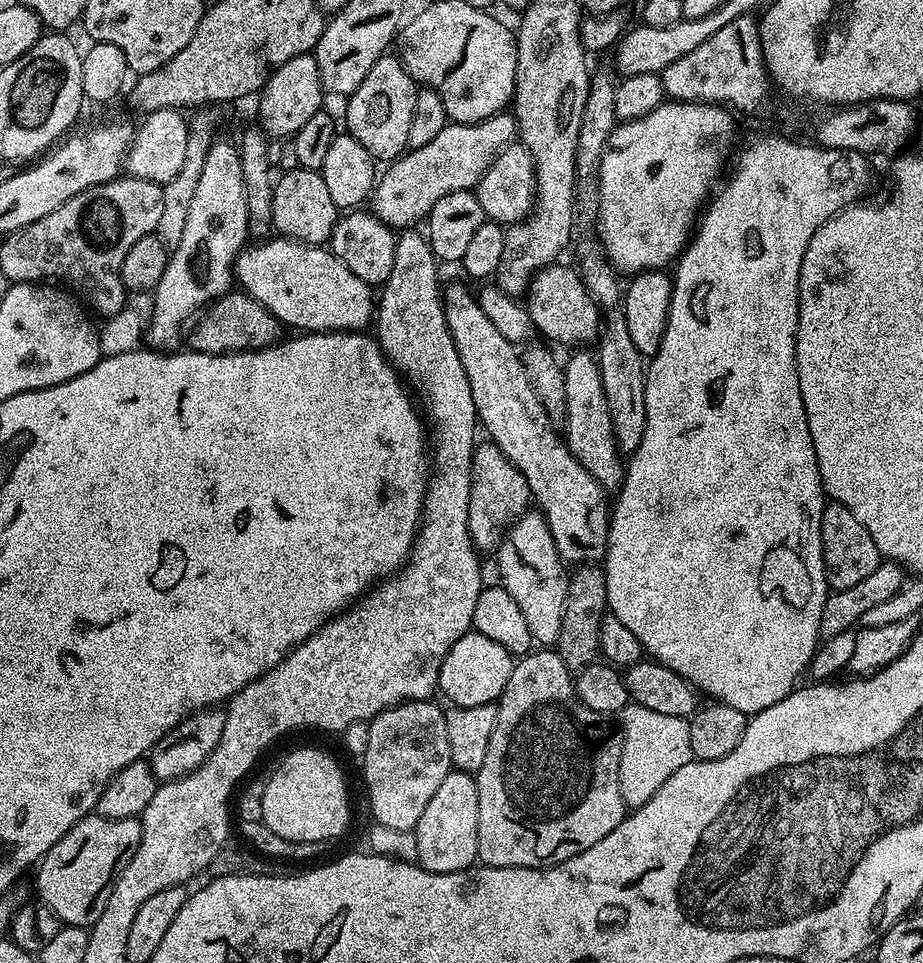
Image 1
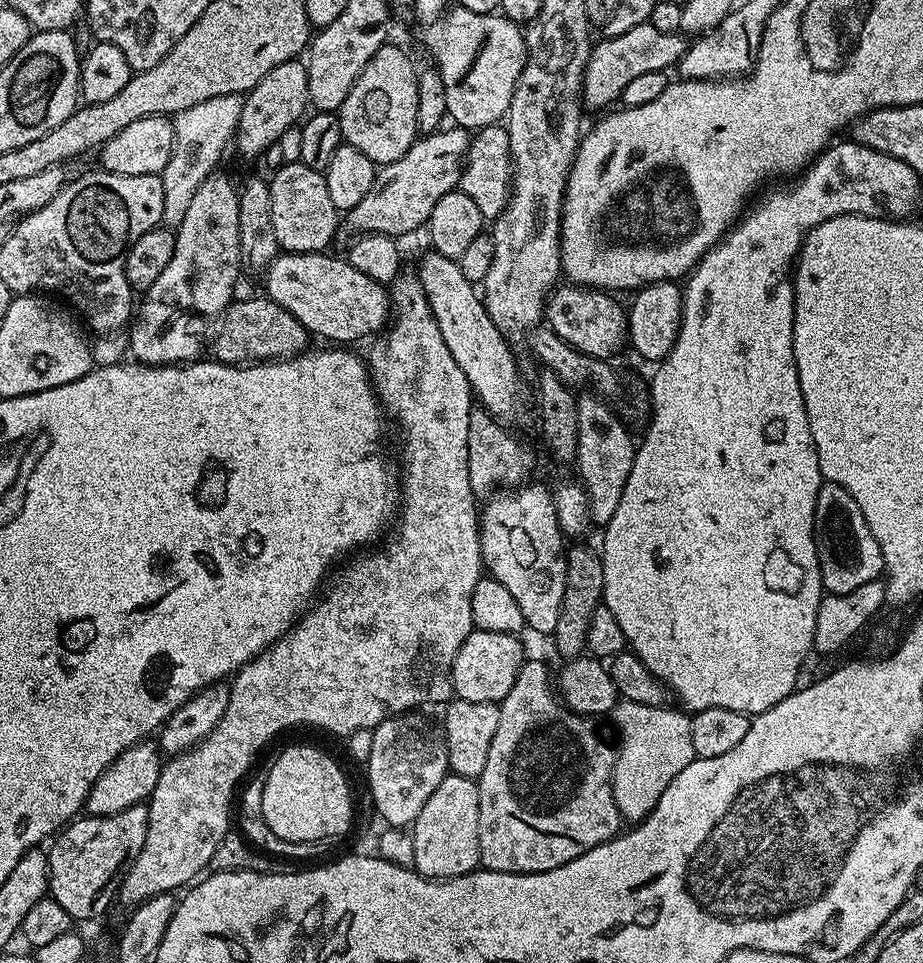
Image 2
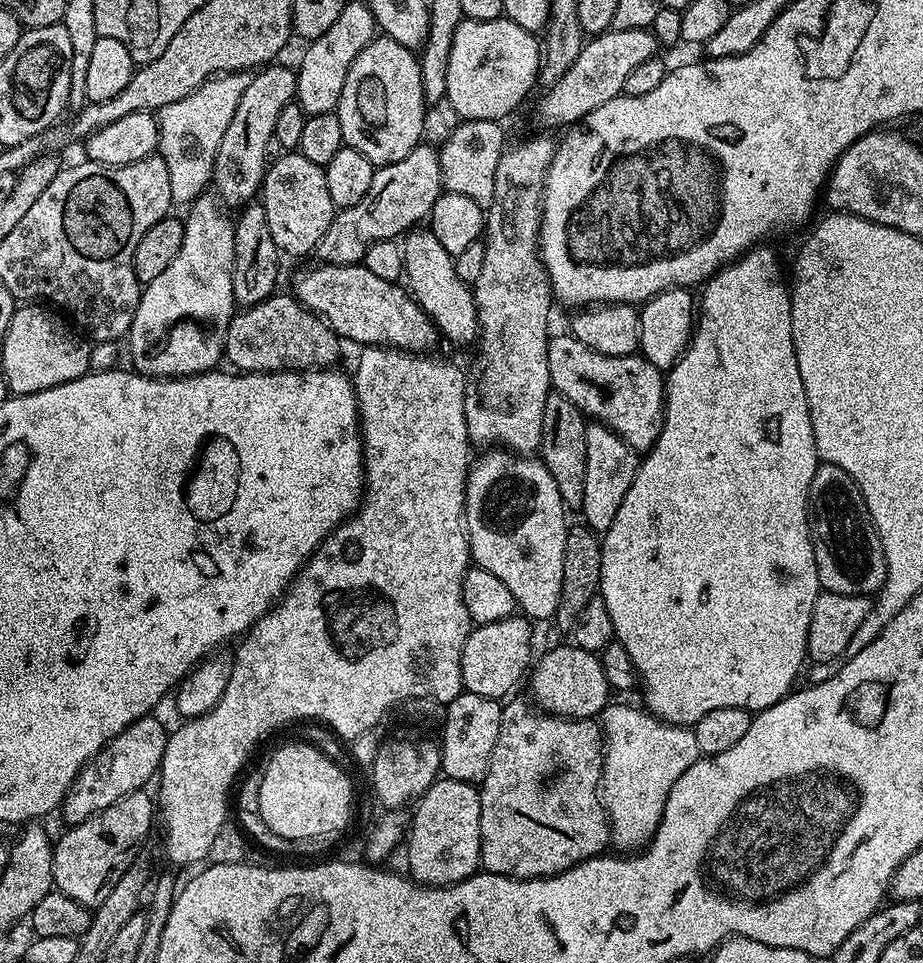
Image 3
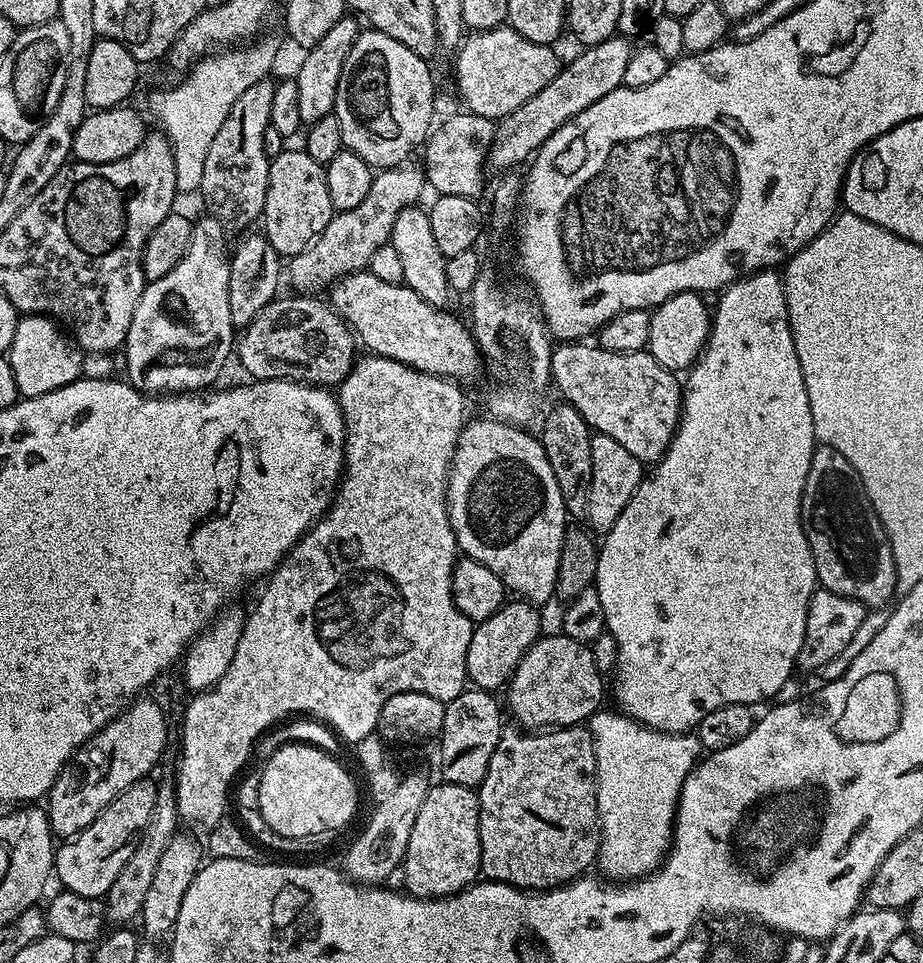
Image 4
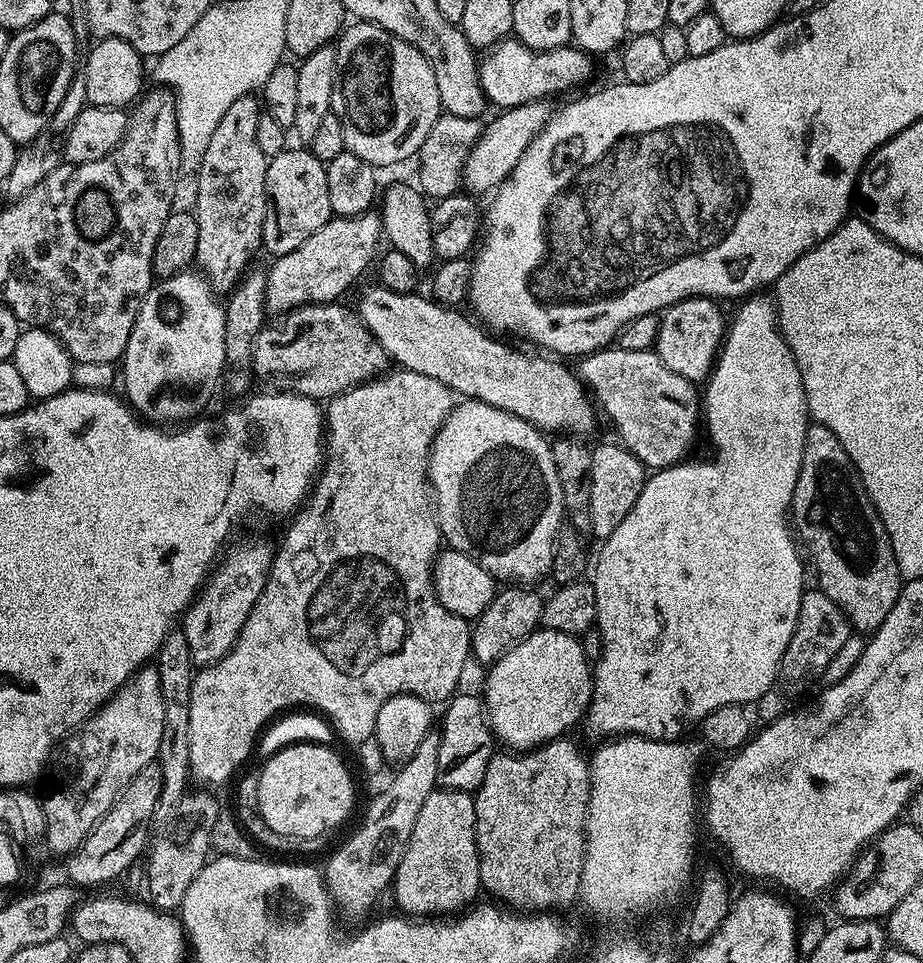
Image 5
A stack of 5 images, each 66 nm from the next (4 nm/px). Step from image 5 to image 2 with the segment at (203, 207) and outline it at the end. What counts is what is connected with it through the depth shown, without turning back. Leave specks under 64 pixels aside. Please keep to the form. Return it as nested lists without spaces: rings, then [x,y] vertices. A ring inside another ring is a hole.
[[[299,59],[287,60],[282,62],[282,66],[274,66],[274,70],[270,70],[270,74],[266,74],[266,78],[262,78],[262,82],[258,82],[258,86],[254,86],[244,96],[242,114],[234,137],[234,148],[236,144],[237,150],[244,156],[262,155],[271,144],[273,147],[280,141],[282,134],[286,134],[286,130],[297,127],[301,123],[302,117],[305,115],[304,107],[307,109],[309,104],[307,67]]]

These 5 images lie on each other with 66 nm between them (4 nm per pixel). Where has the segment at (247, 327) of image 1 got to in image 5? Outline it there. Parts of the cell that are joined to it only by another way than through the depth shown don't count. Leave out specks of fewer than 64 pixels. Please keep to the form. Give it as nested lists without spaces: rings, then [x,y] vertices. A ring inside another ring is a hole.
[[[340,302],[304,304],[300,308],[291,308],[289,312],[277,315],[273,324],[272,321],[265,323],[252,343],[251,375],[255,379],[257,376],[258,379],[265,380],[268,383],[265,385],[273,389],[296,392],[299,396],[308,396],[317,402],[327,402],[366,380],[375,380],[389,367],[390,358],[370,334],[367,326],[360,321],[359,315],[342,305]]]

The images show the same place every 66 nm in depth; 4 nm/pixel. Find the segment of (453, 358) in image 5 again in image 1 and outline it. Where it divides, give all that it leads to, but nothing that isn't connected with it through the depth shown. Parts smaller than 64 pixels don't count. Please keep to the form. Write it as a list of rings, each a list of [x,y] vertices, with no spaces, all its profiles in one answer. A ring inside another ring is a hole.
[[[268,238],[263,242],[256,242],[256,244],[251,248],[251,246],[245,247],[241,251],[240,255],[236,258],[236,266],[234,269],[234,280],[237,285],[243,291],[247,292],[249,296],[256,299],[259,304],[266,306],[266,310],[271,316],[279,320],[281,325],[287,326],[288,324],[292,330],[299,330],[301,333],[305,332],[355,332],[357,330],[364,330],[367,326],[369,327],[370,321],[374,316],[374,292],[369,284],[362,282],[362,278],[358,278],[358,274],[352,273],[348,267],[341,262],[338,257],[336,257],[333,252],[331,252],[327,247],[317,246],[314,244],[303,244],[297,240],[286,240],[283,238]]]

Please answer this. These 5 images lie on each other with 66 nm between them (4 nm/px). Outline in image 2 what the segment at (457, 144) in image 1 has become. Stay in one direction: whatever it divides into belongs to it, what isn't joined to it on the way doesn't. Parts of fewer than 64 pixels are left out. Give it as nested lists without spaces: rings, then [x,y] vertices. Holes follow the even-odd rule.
[[[444,126],[439,132],[421,135],[410,146],[410,150],[406,150],[406,154],[402,154],[402,158],[383,165],[377,171],[374,186],[370,186],[370,194],[366,194],[366,198],[362,198],[362,202],[358,202],[358,206],[354,206],[343,217],[343,231],[352,232],[351,234],[373,232],[393,238],[408,236],[411,232],[418,231],[419,228],[421,231],[428,223],[430,210],[434,210],[434,202],[438,202],[438,198],[442,198],[442,194],[453,191],[459,185],[464,158],[468,154],[469,139],[469,129],[459,126]]]

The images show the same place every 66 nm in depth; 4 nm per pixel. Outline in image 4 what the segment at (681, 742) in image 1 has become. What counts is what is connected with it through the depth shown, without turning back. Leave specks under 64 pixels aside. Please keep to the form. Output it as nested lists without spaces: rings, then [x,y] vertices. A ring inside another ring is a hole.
[[[601,710],[586,727],[596,742],[596,813],[600,815],[598,868],[612,882],[631,882],[656,871],[674,843],[676,807],[686,778],[702,756],[699,739],[692,734],[655,732],[619,711]]]

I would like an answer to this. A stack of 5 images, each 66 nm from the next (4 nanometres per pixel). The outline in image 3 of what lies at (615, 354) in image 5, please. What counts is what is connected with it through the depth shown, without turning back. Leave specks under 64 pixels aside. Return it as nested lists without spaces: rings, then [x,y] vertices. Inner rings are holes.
[[[553,335],[548,342],[547,361],[549,362],[551,387],[559,395],[564,396],[585,417],[596,422],[603,422],[613,432],[619,434],[638,454],[646,454],[656,445],[660,436],[660,427],[664,425],[664,409],[666,407],[666,376],[661,369],[653,366],[643,355],[607,356],[590,346],[586,346],[577,336]]]

